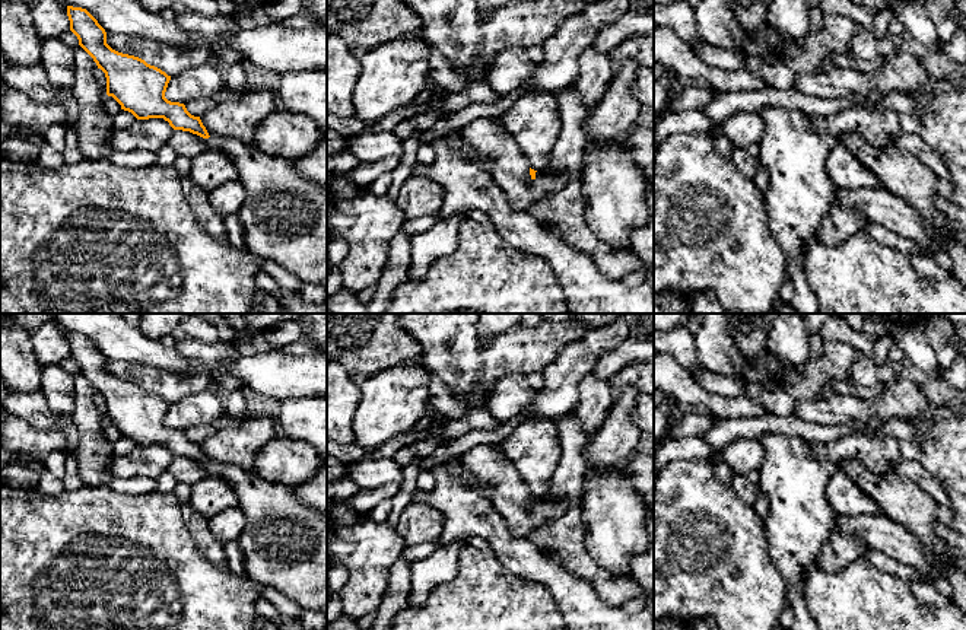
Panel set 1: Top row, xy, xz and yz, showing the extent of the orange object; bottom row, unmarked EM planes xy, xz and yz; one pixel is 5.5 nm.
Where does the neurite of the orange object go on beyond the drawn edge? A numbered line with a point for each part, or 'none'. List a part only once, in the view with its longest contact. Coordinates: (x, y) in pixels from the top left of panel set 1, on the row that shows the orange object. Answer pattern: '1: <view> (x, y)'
1: xz (534, 123)

